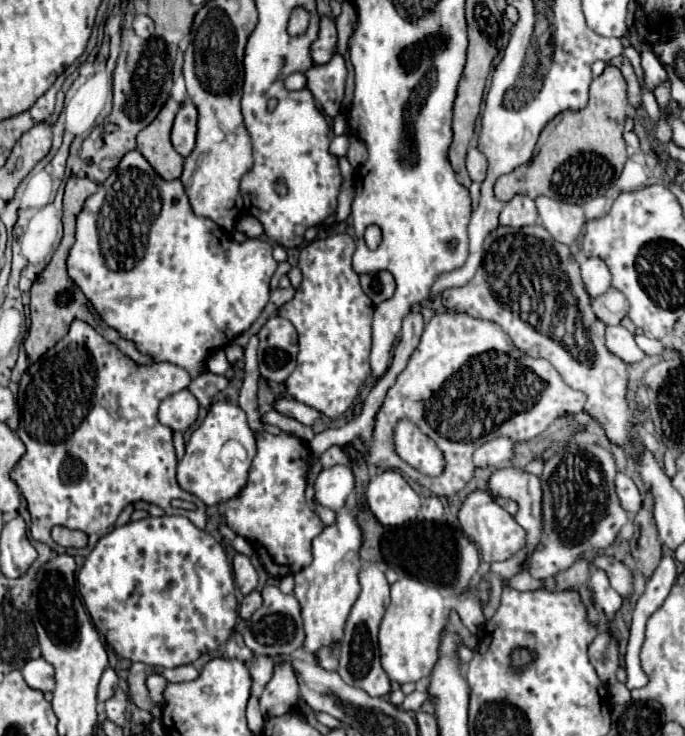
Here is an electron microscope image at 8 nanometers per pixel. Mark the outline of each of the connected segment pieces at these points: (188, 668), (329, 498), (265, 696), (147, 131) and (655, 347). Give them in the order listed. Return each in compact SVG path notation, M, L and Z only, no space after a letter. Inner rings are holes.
M183 664L183 666L177 666L177 668L163 668L161 674L169 682L189 682L189 680L195 680L199 676L199 672L193 664Z
M333 466L321 470L315 484L315 500L331 510L339 510L345 506L347 496L355 488L355 476L347 466Z
M279 664L279 668L275 668L275 676L267 682L259 698L261 714L283 716L297 706L297 700L299 700L299 686L295 674L291 672L291 668L287 668L287 664Z
M169 98L159 110L157 118L147 128L143 128L137 136L139 152L165 180L179 178L183 172L185 160L175 152L171 144L171 126L181 106L183 106L181 102L175 102L173 98Z
M635 336L635 342L639 344L639 348L645 352L645 354L659 354L661 350L665 350L665 346L659 342L659 340L649 340L645 336Z

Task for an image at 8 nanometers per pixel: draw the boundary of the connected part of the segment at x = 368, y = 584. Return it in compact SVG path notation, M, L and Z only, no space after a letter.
M365 562L359 572L361 594L351 608L351 614L345 624L345 636L341 640L341 654L339 654L339 676L349 684L365 690L369 696L387 696L391 692L389 676L383 672L379 664L379 646L377 646L377 630L383 618L383 612L389 604L389 582L385 578L383 566L375 562Z

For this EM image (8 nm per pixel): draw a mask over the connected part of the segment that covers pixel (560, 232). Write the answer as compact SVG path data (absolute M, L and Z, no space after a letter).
M539 196L535 204L539 210L541 224L555 236L555 240L563 244L573 244L577 240L587 222L581 206L551 200L547 196Z

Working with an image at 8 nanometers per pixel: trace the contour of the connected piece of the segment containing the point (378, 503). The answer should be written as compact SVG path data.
M395 470L375 476L367 486L365 498L373 516L383 526L401 526L413 520L421 506L419 494Z

